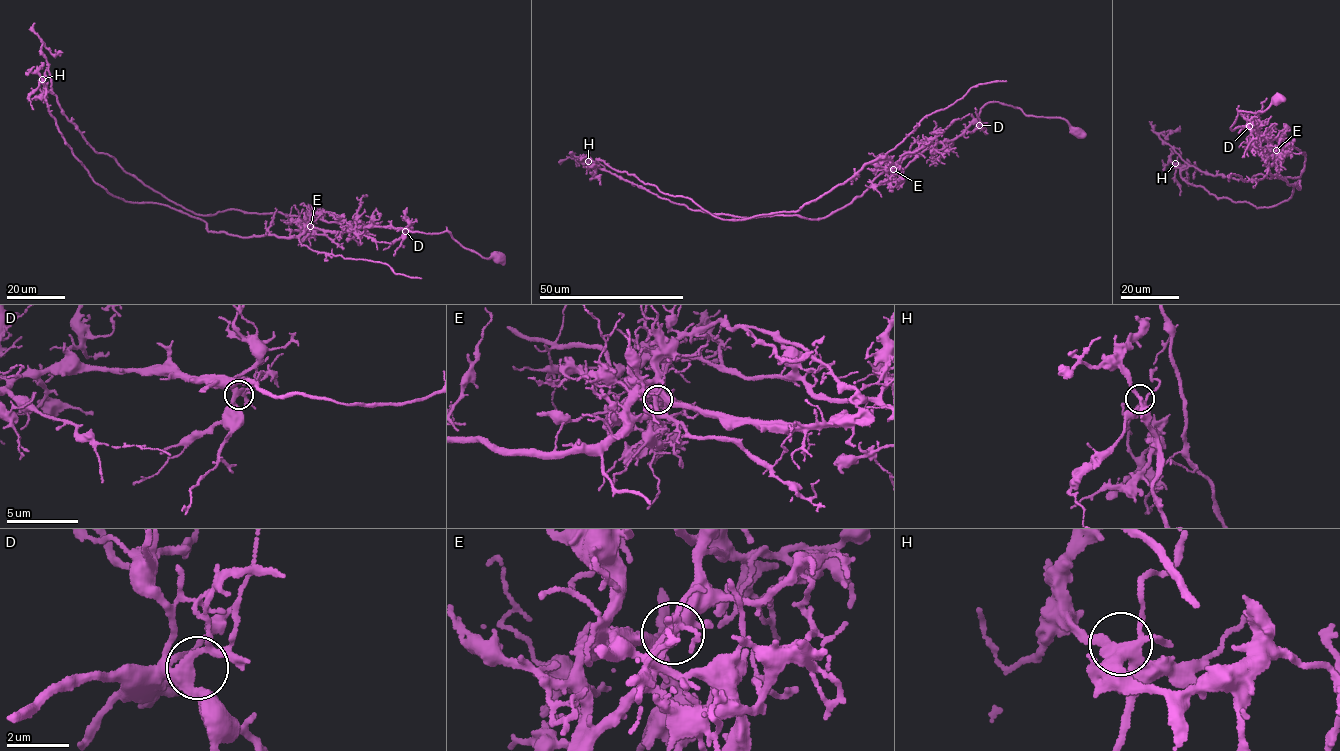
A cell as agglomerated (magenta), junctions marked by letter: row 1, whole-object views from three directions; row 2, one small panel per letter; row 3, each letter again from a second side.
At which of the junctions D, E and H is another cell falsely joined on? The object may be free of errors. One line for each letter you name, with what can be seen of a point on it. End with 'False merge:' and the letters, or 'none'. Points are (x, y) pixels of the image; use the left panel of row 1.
E: place (310, 226)
False merge: E

